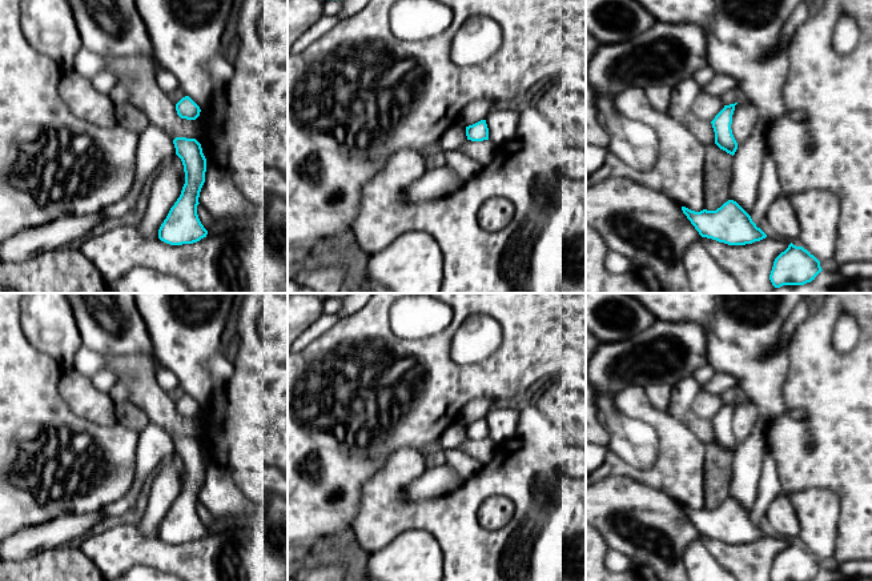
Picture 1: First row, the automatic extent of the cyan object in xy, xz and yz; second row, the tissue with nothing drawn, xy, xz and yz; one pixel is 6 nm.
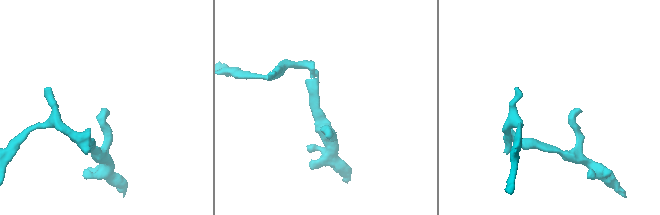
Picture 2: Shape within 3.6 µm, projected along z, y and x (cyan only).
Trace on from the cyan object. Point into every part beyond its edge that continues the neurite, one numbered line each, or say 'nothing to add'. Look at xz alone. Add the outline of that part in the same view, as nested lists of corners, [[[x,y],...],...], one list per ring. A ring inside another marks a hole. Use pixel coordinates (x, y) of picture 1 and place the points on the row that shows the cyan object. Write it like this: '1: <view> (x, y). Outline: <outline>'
nothing to add

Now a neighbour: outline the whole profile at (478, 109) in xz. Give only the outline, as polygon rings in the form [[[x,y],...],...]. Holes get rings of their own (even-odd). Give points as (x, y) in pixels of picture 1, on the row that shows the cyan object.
[[[475,100],[467,104],[459,115],[458,123],[463,127],[485,120],[489,112],[497,105],[490,100]]]

